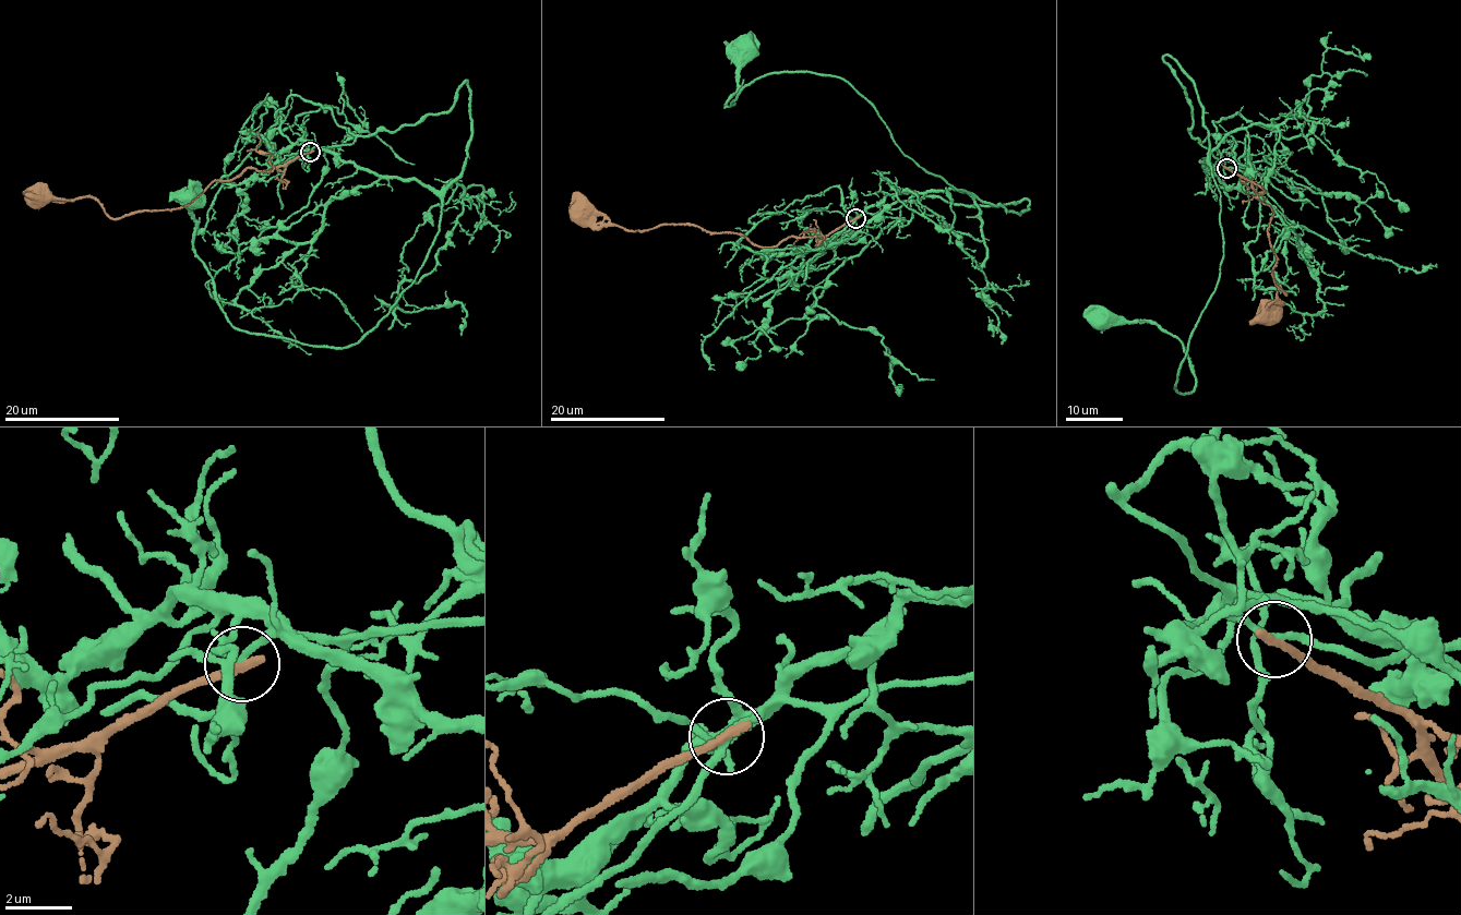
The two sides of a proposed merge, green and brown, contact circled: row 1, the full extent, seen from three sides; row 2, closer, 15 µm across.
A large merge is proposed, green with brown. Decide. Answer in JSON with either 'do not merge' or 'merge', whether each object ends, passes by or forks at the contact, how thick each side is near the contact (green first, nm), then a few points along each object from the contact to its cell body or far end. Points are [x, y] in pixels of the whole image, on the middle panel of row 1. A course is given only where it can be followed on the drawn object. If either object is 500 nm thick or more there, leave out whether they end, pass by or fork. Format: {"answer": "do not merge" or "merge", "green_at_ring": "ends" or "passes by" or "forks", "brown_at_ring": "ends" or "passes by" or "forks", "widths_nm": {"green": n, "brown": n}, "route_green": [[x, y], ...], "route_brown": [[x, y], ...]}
{"answer": "do not merge", "green_at_ring": "passes by", "brown_at_ring": "ends", "widths_nm": {"green": 200, "brown": 320}, "route_green": [[855, 219], [887, 195], [968, 194], [905, 154], [841, 77], [767, 73], [727, 106], [749, 50]], "route_brown": [[855, 219], [823, 236], [785, 238], [757, 247], [744, 236], [678, 224], [644, 230], [593, 228], [582, 214]]}

